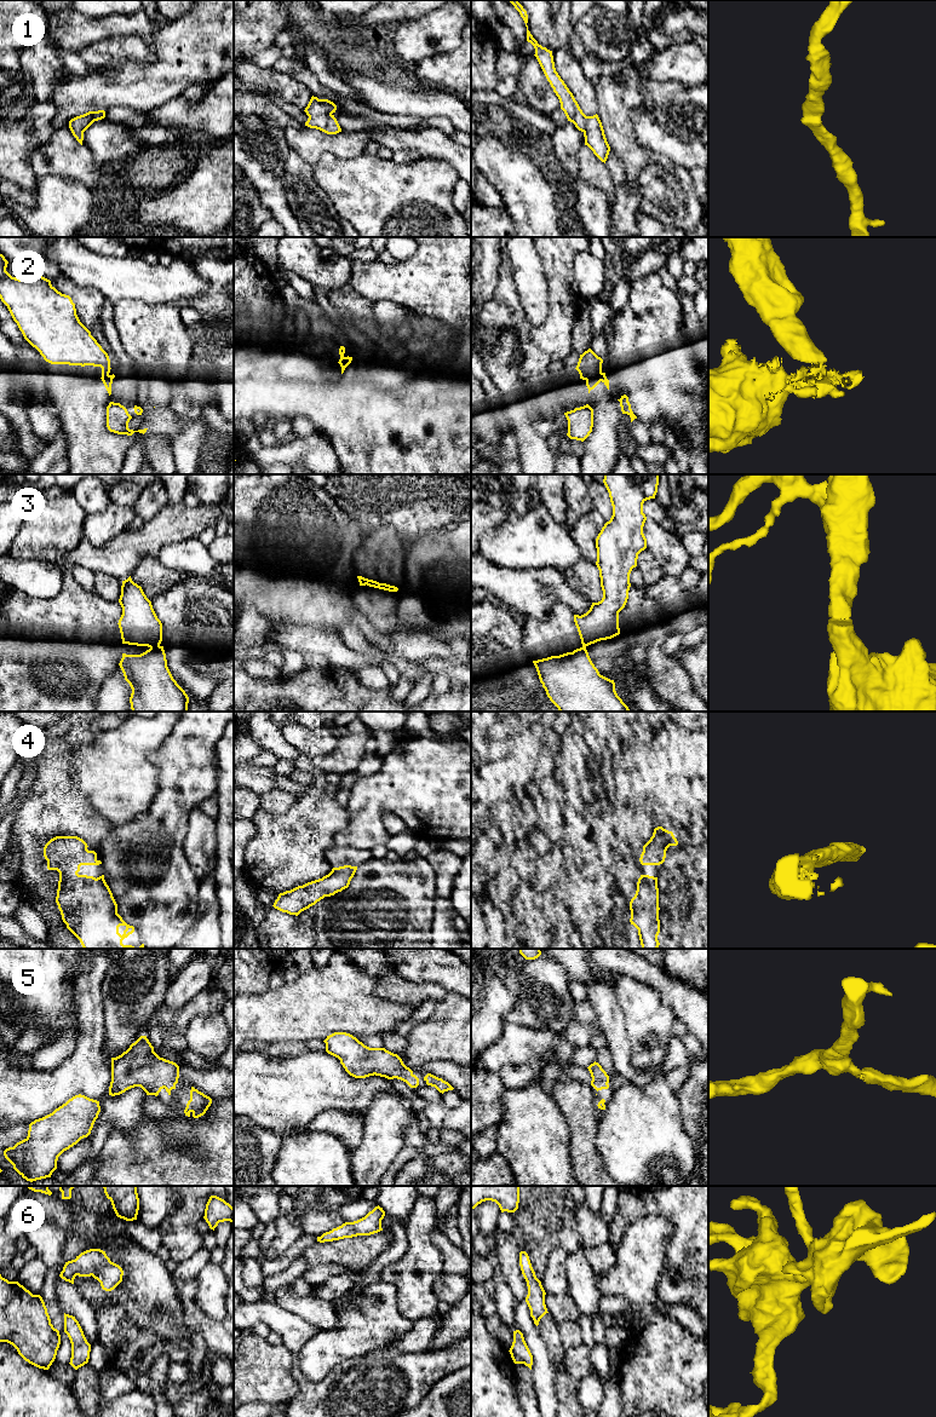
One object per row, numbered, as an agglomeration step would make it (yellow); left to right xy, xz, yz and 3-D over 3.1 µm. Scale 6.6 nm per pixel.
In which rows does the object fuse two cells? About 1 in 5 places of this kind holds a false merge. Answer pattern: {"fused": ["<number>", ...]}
{"fused": ["2", "3"]}

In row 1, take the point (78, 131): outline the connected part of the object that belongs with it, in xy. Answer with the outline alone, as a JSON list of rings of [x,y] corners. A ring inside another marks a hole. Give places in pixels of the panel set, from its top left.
[[[104,110],[98,111],[88,111],[84,115],[76,116],[69,121],[69,128],[73,133],[73,136],[76,138],[76,140],[82,145],[84,140],[84,132],[94,122],[98,120],[102,120],[105,117]]]

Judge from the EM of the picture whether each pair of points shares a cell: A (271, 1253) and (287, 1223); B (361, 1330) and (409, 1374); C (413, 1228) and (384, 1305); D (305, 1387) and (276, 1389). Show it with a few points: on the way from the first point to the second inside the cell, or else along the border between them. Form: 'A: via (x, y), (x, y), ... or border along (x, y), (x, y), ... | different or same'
A: via (279, 1245), (286, 1237), (287, 1231) | same
B: border along (391, 1343), (354, 1358) | different
C: border along (379, 1280), (391, 1283), (395, 1286), (398, 1312) | different
D: border along (296, 1359), (292, 1376), (298, 1393), (288, 1403) | different

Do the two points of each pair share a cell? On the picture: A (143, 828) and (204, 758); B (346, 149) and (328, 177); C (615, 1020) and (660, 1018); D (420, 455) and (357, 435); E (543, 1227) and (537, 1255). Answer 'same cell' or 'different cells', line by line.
A: same cell
B: different cells
C: different cells
D: same cell
E: same cell

